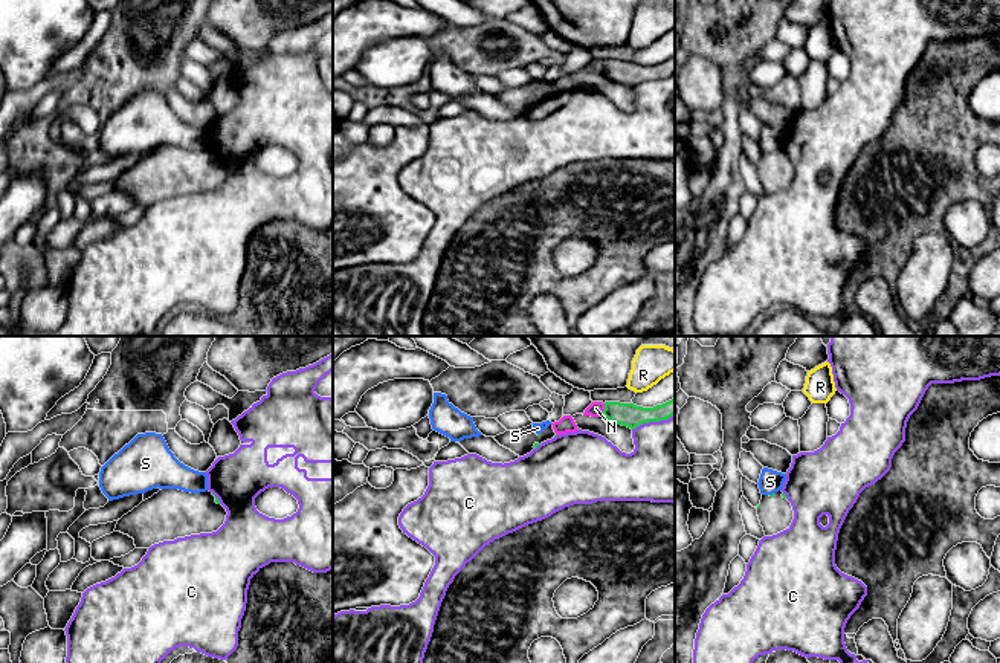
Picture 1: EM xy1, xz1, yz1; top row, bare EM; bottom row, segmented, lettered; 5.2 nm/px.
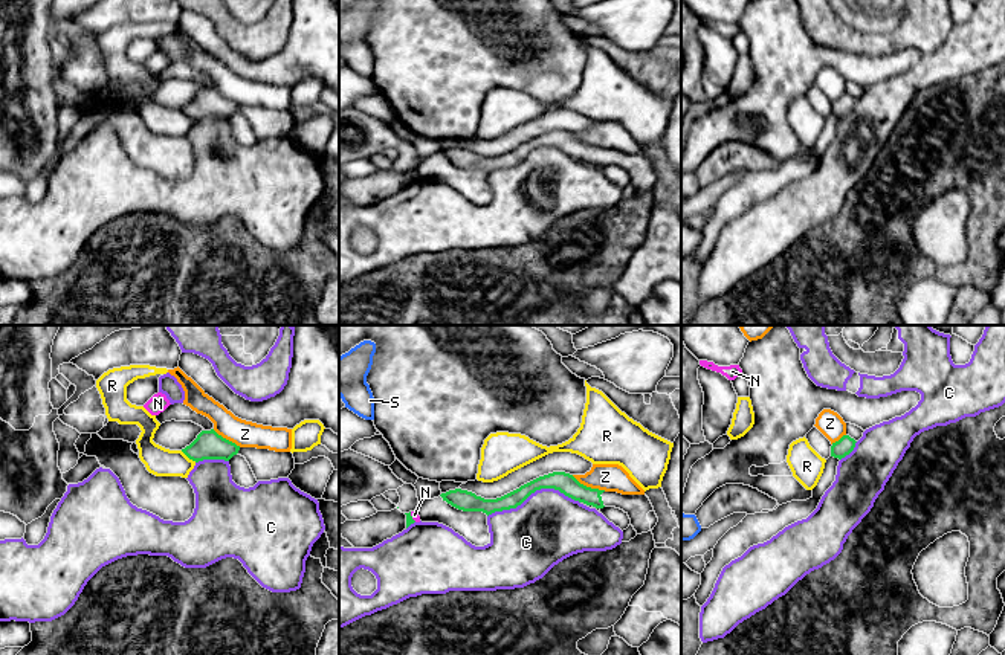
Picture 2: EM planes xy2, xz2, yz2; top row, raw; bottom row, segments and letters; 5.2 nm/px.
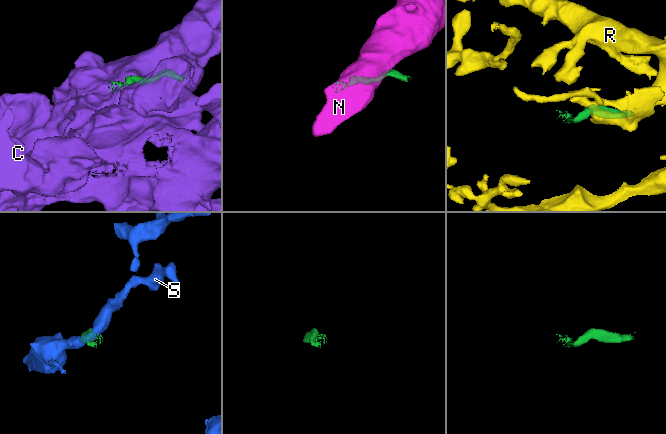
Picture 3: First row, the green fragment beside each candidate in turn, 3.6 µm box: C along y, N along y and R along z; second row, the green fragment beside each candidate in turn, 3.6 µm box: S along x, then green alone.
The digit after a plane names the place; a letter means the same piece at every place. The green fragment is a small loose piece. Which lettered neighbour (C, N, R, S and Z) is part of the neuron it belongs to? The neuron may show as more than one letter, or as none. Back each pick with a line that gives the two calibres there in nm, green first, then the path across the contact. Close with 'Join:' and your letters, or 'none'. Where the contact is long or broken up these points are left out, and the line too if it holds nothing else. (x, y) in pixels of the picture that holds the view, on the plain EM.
Join: none

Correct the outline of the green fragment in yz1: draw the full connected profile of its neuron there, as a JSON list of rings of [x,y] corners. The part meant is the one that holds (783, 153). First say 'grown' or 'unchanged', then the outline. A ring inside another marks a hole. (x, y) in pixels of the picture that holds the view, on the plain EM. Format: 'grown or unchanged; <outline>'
grown; [[[779,148],[773,153],[762,153],[757,163],[757,174],[765,194],[773,194],[789,186],[794,177],[794,168],[786,153]]]

